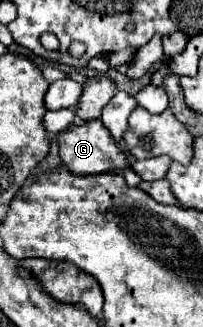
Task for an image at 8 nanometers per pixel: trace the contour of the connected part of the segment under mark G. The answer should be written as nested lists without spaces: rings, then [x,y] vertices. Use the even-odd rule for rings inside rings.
[[[99,119],[87,121],[83,125],[71,125],[67,131],[59,133],[59,155],[65,167],[75,175],[95,175],[95,173],[107,173],[115,167],[129,167],[127,155],[121,153],[121,149],[111,141],[111,135],[107,133],[105,125]]]

